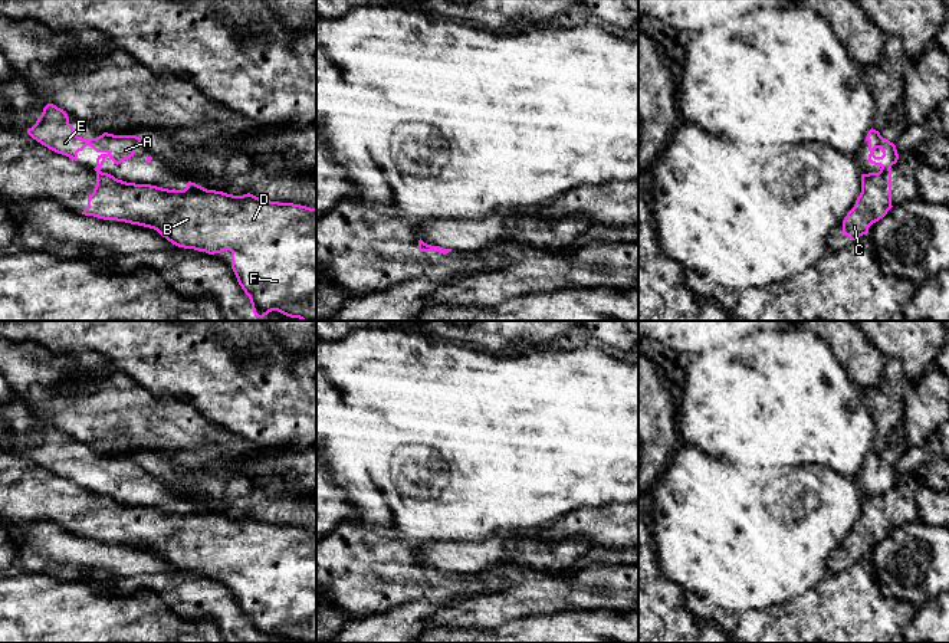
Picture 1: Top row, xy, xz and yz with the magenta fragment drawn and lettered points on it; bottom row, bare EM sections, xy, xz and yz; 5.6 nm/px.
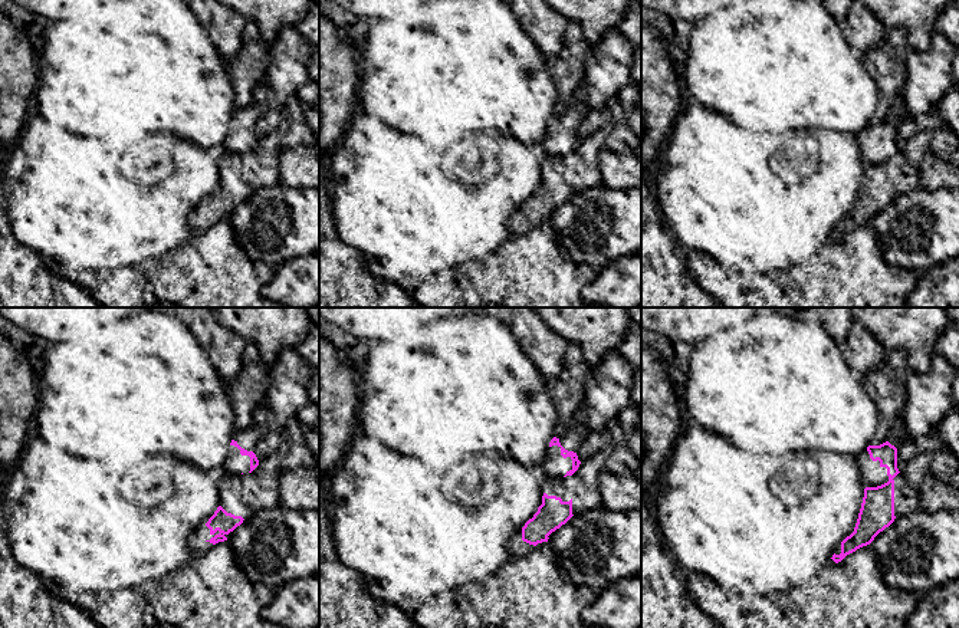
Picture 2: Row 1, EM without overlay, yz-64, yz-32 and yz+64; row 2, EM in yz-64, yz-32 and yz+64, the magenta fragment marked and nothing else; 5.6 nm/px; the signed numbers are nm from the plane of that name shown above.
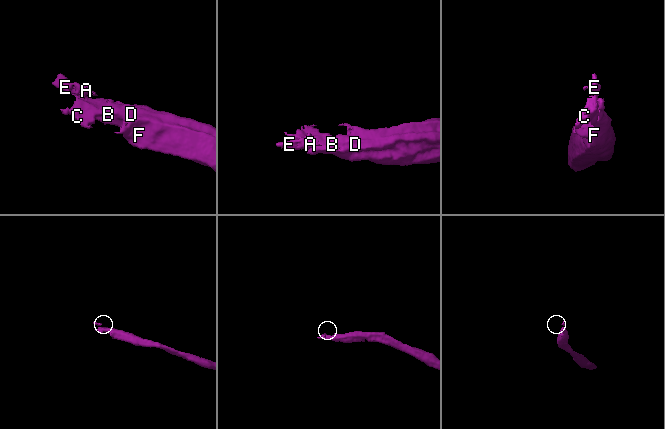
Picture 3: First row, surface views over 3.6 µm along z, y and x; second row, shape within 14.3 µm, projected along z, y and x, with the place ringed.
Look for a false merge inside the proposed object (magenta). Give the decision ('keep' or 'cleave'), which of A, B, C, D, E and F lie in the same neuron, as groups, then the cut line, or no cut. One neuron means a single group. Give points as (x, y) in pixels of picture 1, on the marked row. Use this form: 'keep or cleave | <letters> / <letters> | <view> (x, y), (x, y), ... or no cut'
cleave | A E / B C D F | yz (889, 167), (880, 171)

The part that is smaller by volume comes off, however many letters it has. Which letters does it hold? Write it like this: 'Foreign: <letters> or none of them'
Foreign: A, E

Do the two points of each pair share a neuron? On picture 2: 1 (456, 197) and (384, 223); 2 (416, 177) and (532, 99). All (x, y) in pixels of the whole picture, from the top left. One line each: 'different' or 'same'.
1: same
2: different

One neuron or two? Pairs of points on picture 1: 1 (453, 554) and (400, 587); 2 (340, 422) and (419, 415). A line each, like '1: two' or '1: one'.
1: two
2: two

